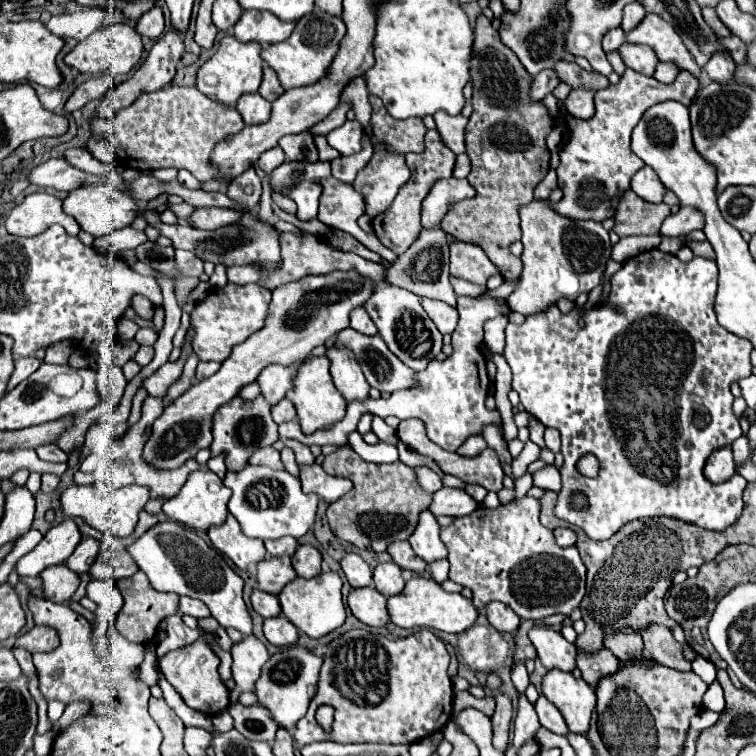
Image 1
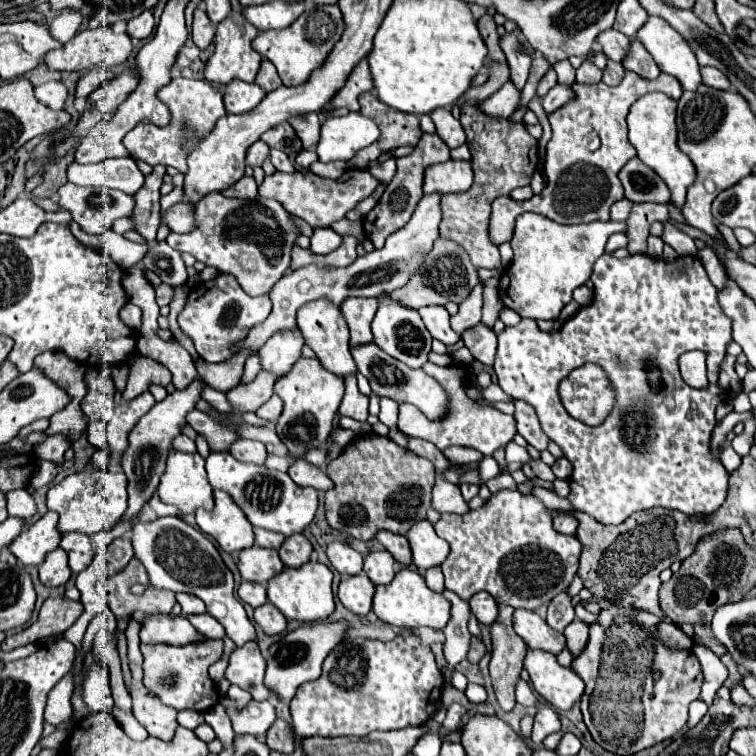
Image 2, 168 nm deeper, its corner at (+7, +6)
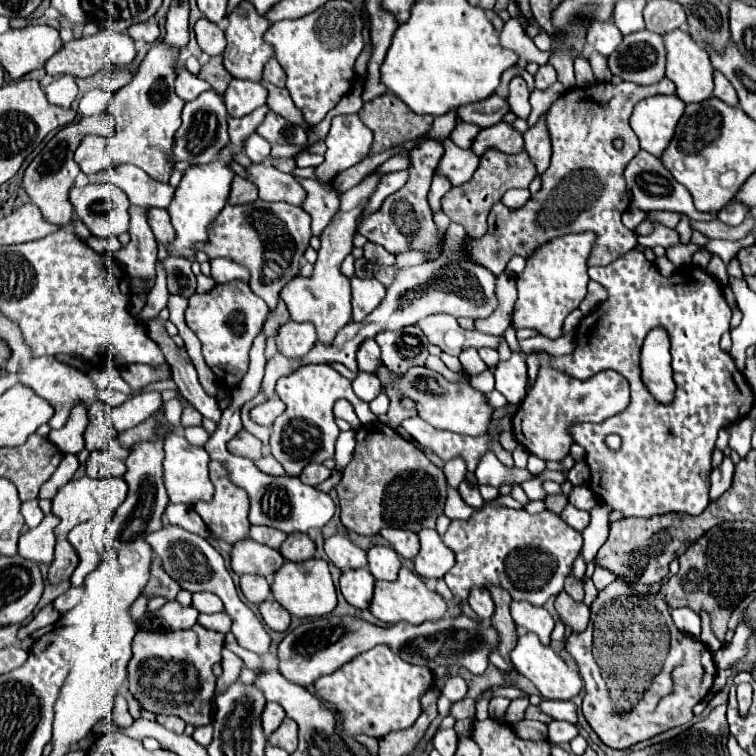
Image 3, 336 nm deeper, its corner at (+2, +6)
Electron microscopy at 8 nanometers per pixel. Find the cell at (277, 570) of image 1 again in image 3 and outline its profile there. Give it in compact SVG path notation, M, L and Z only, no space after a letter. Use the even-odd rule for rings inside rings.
M250 538L234 544L232 550L232 570L236 574L258 574L272 580L274 572L284 564L280 550L266 548Z

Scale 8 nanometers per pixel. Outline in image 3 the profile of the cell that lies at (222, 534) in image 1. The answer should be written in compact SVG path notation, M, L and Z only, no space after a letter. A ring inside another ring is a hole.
M210 462L210 480L216 488L212 502L198 502L194 510L216 538L230 544L248 538L248 494L228 480L228 472L220 462Z

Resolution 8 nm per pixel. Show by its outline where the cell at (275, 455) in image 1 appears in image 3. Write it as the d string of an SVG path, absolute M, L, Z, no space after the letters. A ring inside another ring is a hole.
M242 430L242 432L238 432L238 436L234 436L228 442L228 452L232 452L234 456L258 460L262 456L262 442L258 438L254 438L250 432Z

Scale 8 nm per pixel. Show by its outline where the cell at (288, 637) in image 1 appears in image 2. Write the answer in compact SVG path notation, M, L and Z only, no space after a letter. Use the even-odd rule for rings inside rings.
M267 602L255 610L255 622L265 630L265 634L271 634L271 636L285 632L285 628L287 628L285 616L271 602Z

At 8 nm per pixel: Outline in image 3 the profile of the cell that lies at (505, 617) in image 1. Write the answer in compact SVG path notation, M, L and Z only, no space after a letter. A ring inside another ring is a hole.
M474 588L474 590L470 590L468 604L470 604L470 608L472 608L484 622L488 622L488 620L492 618L492 614L494 614L494 600L492 600L488 588Z

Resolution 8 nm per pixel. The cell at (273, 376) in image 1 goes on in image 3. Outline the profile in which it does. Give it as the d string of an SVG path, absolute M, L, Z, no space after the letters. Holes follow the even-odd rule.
M288 322L280 328L276 336L278 352L286 358L302 358L310 352L316 342L316 330L310 322Z

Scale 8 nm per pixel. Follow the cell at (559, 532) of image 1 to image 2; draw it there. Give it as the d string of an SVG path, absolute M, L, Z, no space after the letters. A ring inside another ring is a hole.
M557 512L553 516L553 526L557 528L557 532L563 532L563 534L575 534L579 522L575 516L567 514L567 512Z

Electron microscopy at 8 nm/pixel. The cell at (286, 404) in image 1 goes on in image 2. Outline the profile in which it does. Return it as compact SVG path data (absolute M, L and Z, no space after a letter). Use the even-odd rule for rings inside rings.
M273 394L263 406L259 406L257 408L257 416L259 418L263 418L263 420L269 420L269 422L275 422L277 420L277 416L281 414L281 408L283 408L283 404L281 404L281 398L277 396L277 394Z

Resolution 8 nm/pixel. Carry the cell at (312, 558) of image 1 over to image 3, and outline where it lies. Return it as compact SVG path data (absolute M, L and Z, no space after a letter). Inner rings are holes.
M294 532L284 540L284 544L280 546L280 552L290 562L304 562L314 556L316 544L312 542L312 538L308 534Z

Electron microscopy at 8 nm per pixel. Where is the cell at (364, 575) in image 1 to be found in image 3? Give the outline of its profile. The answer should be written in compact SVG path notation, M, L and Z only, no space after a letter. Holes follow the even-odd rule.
M336 534L326 540L324 550L328 558L344 572L344 570L354 570L354 568L364 568L366 566L366 552L352 544L348 538L342 534Z

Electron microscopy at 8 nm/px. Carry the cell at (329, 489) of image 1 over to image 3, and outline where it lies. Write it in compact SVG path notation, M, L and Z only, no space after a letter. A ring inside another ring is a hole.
M308 464L300 474L300 480L308 486L318 486L328 478L330 478L330 470L322 464Z

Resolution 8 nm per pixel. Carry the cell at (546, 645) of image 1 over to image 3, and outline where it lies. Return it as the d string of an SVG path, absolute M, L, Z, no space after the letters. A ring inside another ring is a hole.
M514 600L510 604L510 612L512 612L514 622L520 628L534 632L544 646L550 646L550 640L552 640L550 636L554 630L554 618L544 608L536 608L528 602L516 602Z

